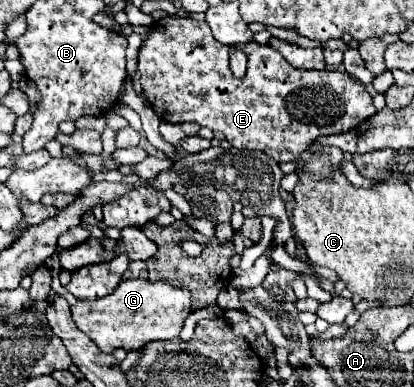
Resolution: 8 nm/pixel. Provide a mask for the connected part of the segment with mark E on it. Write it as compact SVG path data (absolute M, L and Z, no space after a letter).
M166 16L162 20L156 20L152 26L150 26L150 32L148 32L148 40L146 44L142 46L140 50L140 72L142 72L142 90L152 106L152 110L158 114L160 120L166 120L166 122L174 122L174 124L182 124L182 122L196 122L204 128L210 128L214 132L222 132L226 136L226 140L236 148L236 150L258 150L258 152L264 152L268 154L270 158L278 160L278 162L290 162L294 158L298 158L304 150L310 148L310 144L314 142L314 138L322 136L322 134L342 134L342 132L348 132L352 128L356 128L358 124L362 124L364 120L372 118L376 114L376 108L372 104L372 96L368 94L366 86L360 84L358 80L350 78L346 72L338 72L338 70L298 70L298 68L292 68L280 52L276 52L274 48L270 46L260 46L256 42L248 42L248 44L242 44L238 46L246 56L248 56L248 70L242 78L236 78L232 74L232 70L228 68L228 50L224 44L218 44L218 40L212 38L212 32L210 32L210 26L206 22L200 22L200 20L194 20L194 18L180 18L180 16Z

